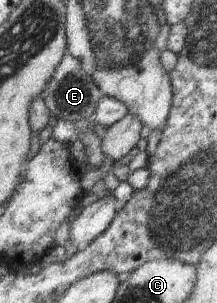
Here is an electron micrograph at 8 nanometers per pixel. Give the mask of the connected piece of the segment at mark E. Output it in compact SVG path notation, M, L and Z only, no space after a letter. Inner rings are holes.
M65 54L56 67L52 78L47 82L42 92L42 99L51 112L53 120L77 123L82 119L90 120L95 114L97 102L103 97L96 83L84 72L79 60Z

